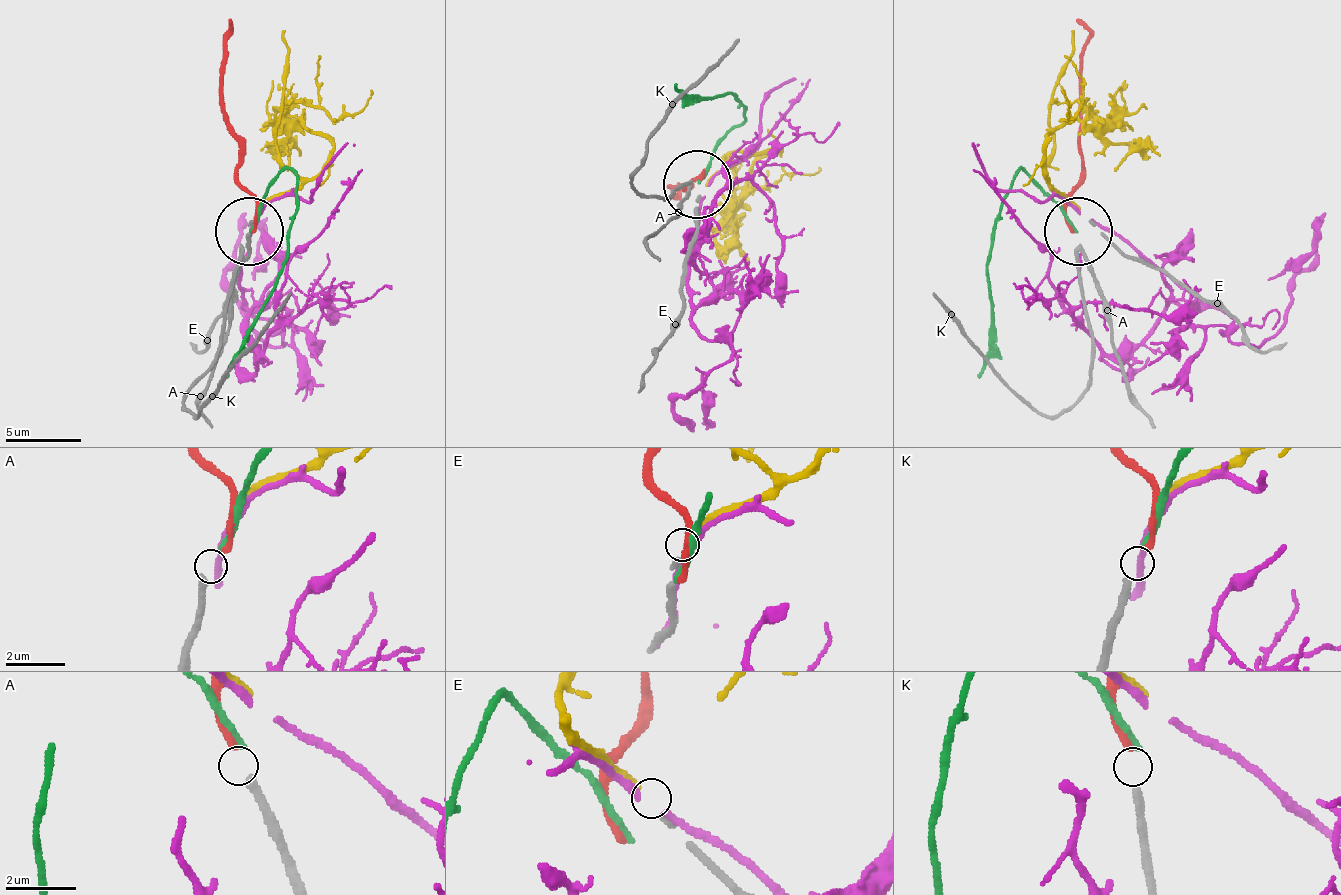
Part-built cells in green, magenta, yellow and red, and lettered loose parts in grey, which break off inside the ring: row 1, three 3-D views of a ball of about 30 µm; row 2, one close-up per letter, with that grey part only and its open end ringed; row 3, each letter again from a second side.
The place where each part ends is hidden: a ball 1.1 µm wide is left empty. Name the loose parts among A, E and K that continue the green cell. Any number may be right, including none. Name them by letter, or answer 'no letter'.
no letter

